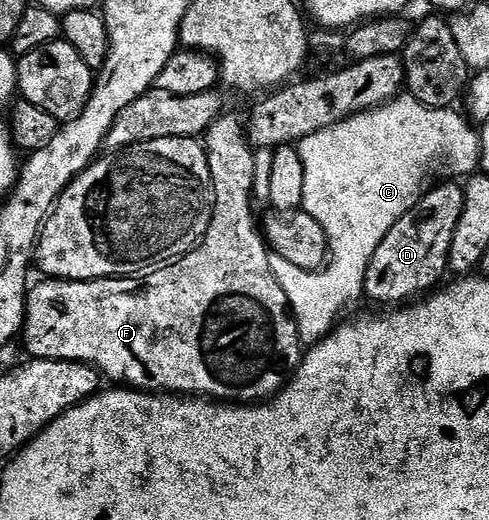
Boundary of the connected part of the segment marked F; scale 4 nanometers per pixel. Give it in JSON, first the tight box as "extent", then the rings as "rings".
{"extent":[24,114,304,402],"rings":[[[223,114],[219,116],[214,125],[204,133],[204,147],[206,150],[206,157],[208,158],[208,166],[210,167],[210,173],[212,174],[212,186],[214,187],[214,213],[212,214],[212,222],[208,226],[208,230],[202,235],[201,241],[196,248],[190,249],[185,256],[165,265],[159,266],[149,273],[145,278],[115,278],[112,280],[56,280],[53,278],[43,279],[43,284],[38,284],[29,289],[26,298],[26,316],[24,319],[24,336],[26,334],[26,356],[36,360],[75,360],[81,364],[88,364],[91,368],[98,369],[99,373],[103,377],[106,376],[110,379],[110,382],[121,382],[125,387],[131,390],[137,390],[140,392],[152,392],[155,394],[185,394],[191,398],[209,398],[215,402],[265,402],[272,397],[276,396],[282,391],[283,384],[286,383],[288,377],[297,368],[299,360],[304,355],[303,345],[298,338],[298,327],[294,321],[294,313],[290,310],[290,303],[288,298],[284,294],[284,290],[280,286],[280,282],[276,282],[276,278],[272,274],[272,270],[269,268],[269,258],[271,255],[271,249],[268,247],[265,239],[263,229],[260,227],[260,220],[254,217],[254,179],[259,179],[260,173],[257,170],[255,158],[255,149],[252,147],[249,139],[247,129],[234,116],[229,114]]]}

